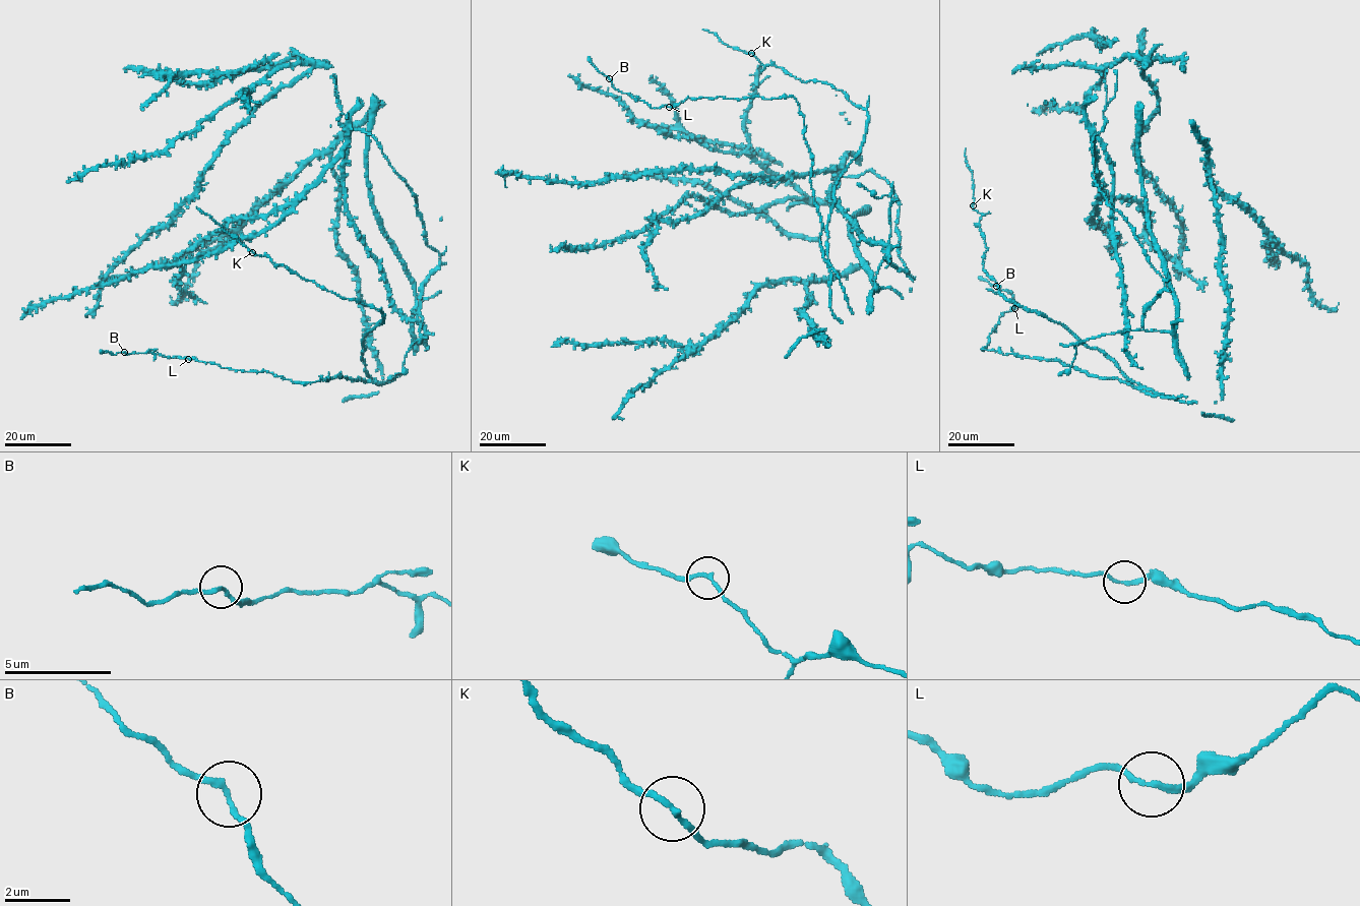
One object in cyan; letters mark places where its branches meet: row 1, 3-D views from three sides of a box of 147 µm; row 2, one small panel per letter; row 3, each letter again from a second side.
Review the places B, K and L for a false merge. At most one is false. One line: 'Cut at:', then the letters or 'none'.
Cut at: none

